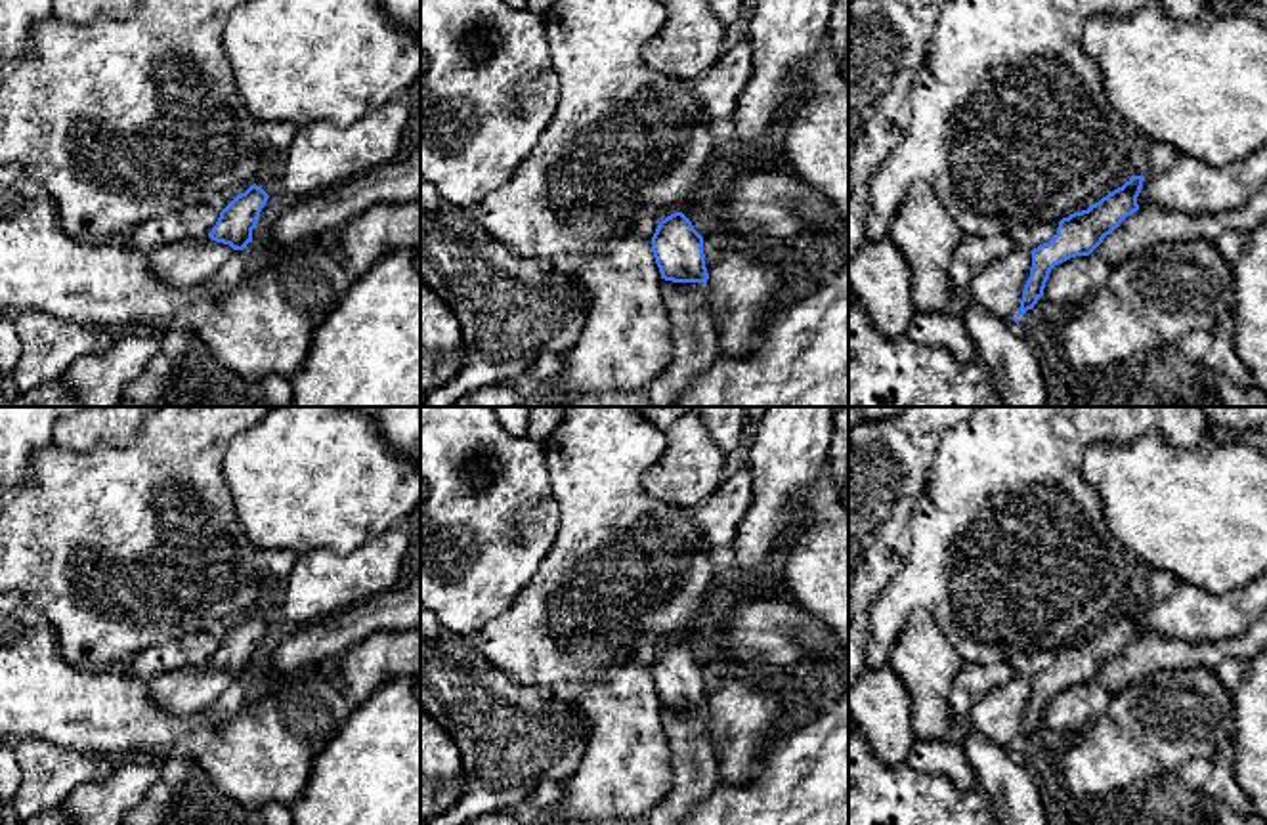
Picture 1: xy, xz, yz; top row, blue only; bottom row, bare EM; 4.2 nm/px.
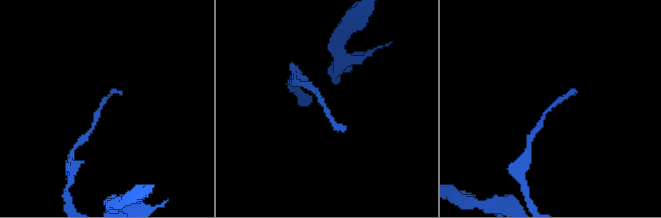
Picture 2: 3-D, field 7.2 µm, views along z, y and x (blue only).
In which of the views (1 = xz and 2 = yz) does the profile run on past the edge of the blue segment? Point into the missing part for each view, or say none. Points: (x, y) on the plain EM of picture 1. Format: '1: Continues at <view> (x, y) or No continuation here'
1: No continuation here
2: No continuation here

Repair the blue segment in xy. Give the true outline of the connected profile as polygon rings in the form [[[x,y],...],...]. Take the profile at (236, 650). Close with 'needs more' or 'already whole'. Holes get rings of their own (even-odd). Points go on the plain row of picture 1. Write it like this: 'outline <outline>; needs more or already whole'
outline [[[256,611],[250,613],[220,640],[208,665],[216,670],[229,672],[233,678],[247,676],[247,672],[252,670],[252,657],[268,626],[269,623],[262,615]]]; already whole

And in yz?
outline [[[1131,603],[1122,615],[1114,617],[1087,638],[1063,645],[1057,663],[1032,678],[1030,705],[1022,718],[1019,745],[1032,737],[1043,724],[1045,710],[1055,693],[1089,684],[1106,663],[1110,663],[1127,644],[1139,638],[1137,624],[1145,603]]]; already whole

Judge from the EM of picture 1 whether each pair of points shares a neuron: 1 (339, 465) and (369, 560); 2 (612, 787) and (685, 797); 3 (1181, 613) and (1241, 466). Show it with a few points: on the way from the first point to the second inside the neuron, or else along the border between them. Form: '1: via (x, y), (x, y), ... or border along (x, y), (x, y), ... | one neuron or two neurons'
1: border along (398, 526), (344, 552), (318, 545) | two neurons
2: border along (671, 751), (671, 787), (654, 804) | two neurons
3: border along (1181, 579), (1212, 592), (1237, 589) | two neurons

